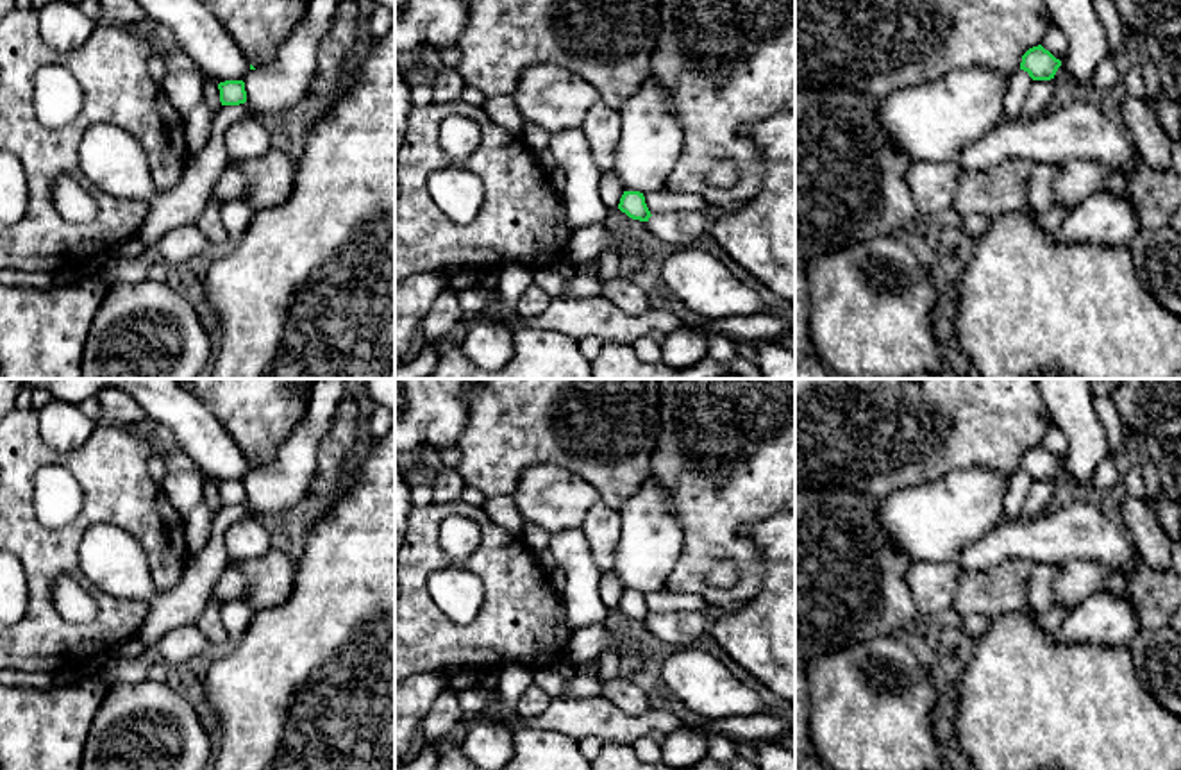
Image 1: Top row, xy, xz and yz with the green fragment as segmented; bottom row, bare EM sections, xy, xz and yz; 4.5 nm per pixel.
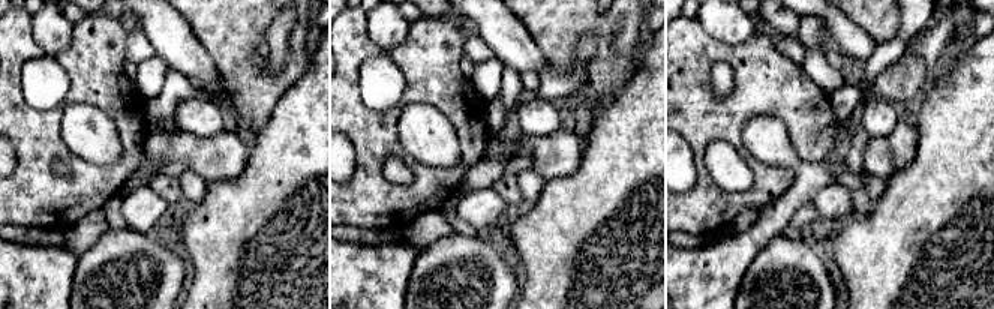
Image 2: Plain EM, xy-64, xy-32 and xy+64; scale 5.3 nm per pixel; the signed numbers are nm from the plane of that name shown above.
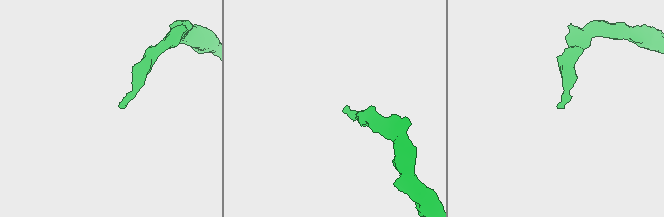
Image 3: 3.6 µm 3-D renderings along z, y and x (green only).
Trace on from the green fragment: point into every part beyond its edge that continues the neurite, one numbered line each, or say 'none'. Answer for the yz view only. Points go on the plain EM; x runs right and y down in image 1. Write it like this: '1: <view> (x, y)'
none

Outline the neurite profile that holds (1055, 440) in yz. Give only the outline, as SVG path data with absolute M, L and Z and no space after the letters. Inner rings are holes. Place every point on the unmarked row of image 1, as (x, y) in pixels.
M1052 423L1042 439L1042 447L1061 461L1067 454L1067 434Z

